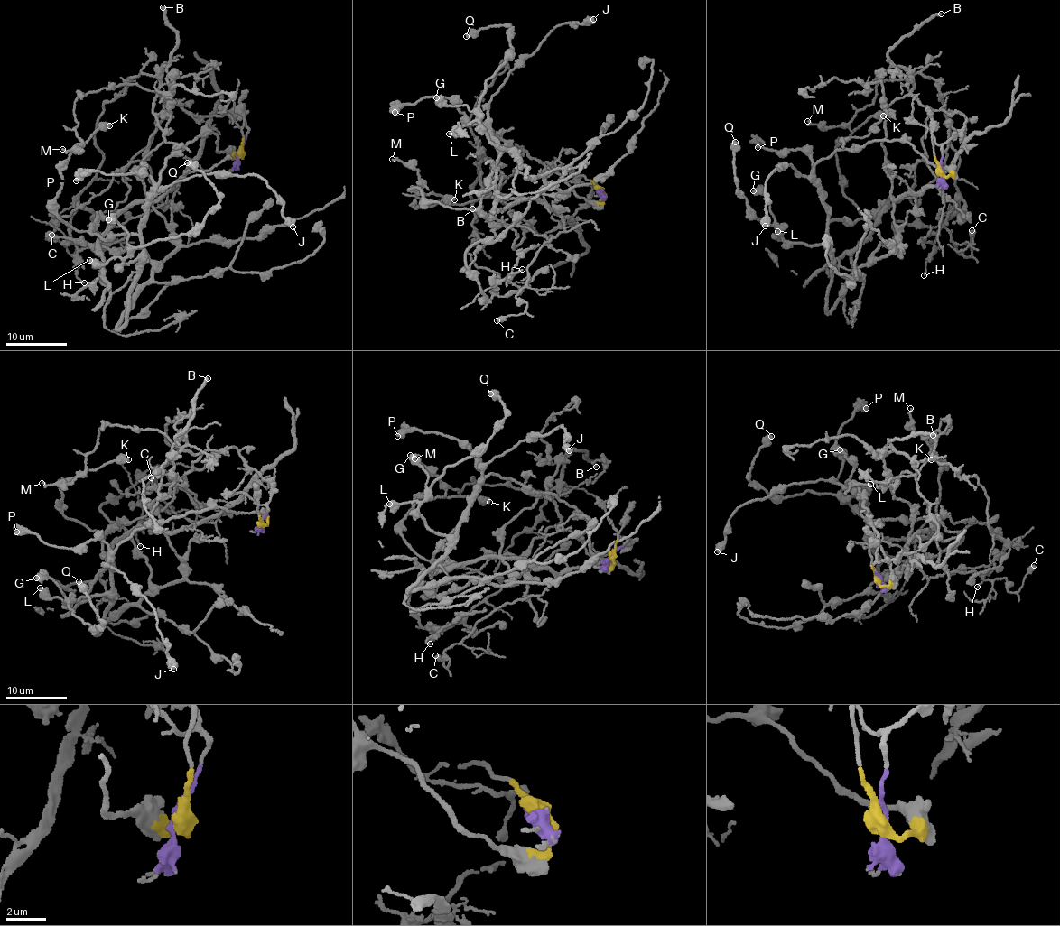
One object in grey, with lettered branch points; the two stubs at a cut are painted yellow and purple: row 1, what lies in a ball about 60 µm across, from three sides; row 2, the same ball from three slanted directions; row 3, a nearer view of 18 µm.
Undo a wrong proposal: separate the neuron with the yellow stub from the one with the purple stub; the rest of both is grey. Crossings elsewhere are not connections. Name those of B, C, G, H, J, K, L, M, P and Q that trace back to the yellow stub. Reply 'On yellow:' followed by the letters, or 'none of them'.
On yellow: G, J, K, L, P, Q

